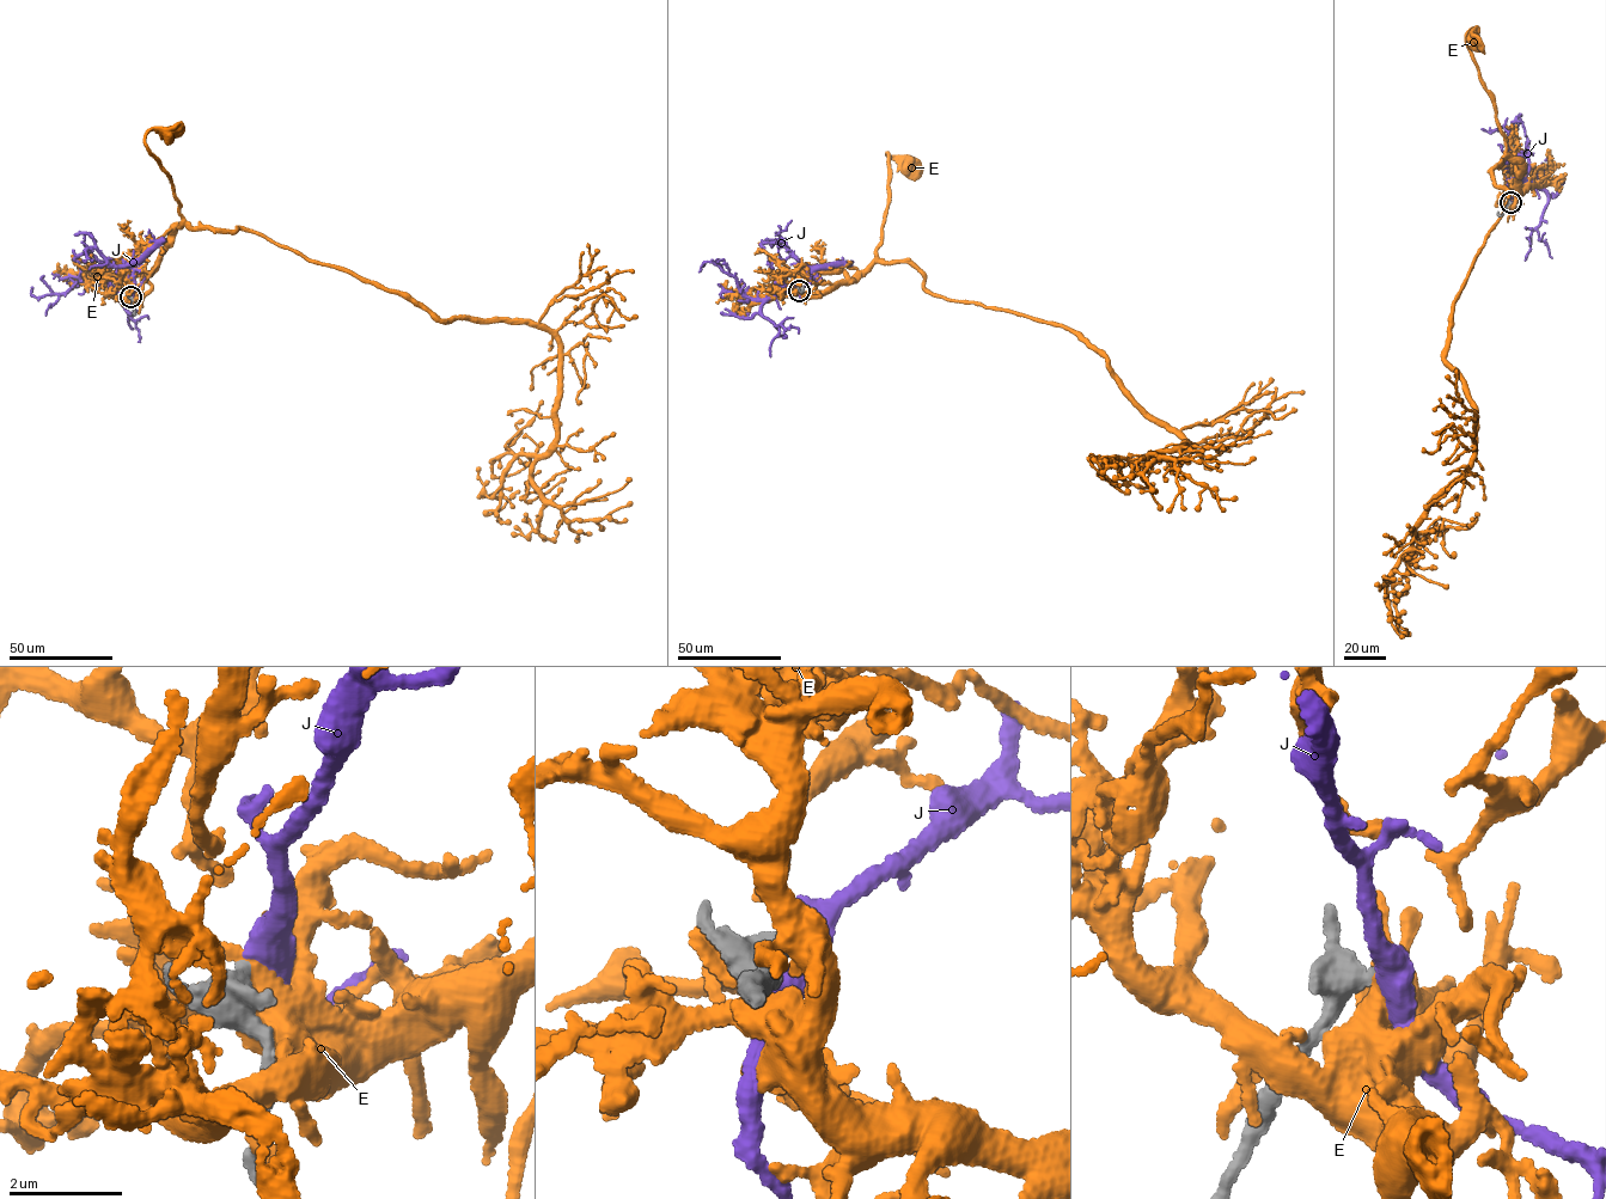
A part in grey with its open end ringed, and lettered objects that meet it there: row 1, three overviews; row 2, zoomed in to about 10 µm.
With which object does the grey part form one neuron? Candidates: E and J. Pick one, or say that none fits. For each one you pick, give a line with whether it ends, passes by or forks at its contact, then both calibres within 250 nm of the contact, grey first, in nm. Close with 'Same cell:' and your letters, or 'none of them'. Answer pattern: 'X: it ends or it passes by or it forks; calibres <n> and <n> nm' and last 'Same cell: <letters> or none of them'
Same cell: none of them

